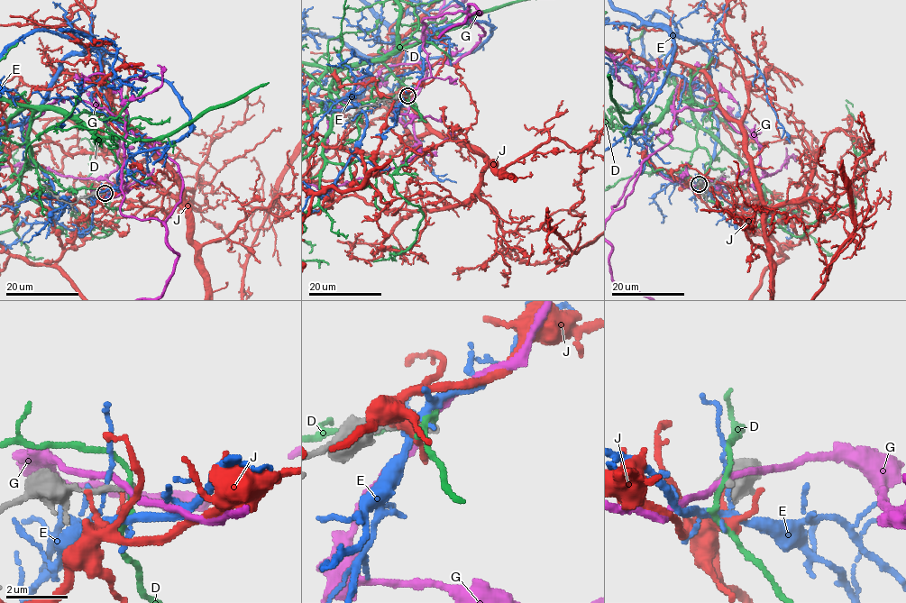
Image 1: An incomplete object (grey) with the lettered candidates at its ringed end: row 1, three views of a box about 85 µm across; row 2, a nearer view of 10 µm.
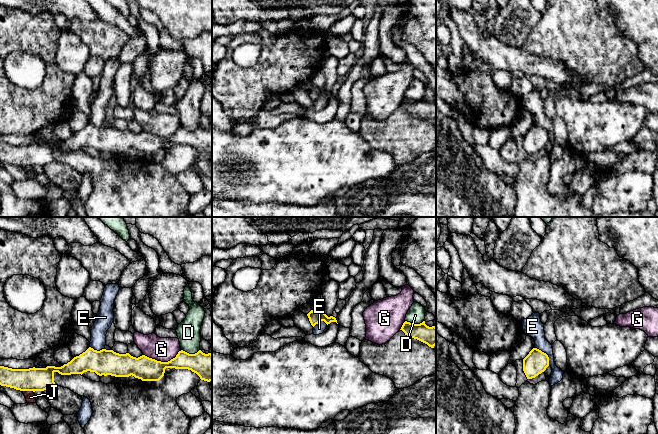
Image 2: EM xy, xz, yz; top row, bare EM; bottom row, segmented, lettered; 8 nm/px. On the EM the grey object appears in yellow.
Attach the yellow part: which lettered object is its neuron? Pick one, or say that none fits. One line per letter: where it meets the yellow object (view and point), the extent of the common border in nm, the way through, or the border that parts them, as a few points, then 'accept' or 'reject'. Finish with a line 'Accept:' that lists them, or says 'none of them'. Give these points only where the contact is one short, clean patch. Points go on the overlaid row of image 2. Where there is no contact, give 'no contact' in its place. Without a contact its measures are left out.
D: xy (190, 354) | 150 nm | along xy (181, 349), (189, 353), (196, 353), (199, 350) | reject
E: yz (546, 354) | 190 nm | along yz (535, 347), (547, 355), (549, 365) | reject
G: xy (162, 362) | 320 nm | along xy (181, 350), (167, 361), (157, 361), (143, 355) | reject
J: xy (28, 390) | 100 nm | along xy (22, 390), (31, 390), (33, 392) | reject
Accept: none of them

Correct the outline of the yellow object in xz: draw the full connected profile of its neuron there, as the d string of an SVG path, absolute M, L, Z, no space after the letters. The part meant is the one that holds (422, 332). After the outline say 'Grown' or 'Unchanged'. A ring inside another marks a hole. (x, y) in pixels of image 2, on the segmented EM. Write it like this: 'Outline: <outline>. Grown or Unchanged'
Outline: M405 321L400 330L408 337L417 339L431 348L434 348L436 345L436 327L427 326L425 321L420 324L412 324Z. Unchanged

